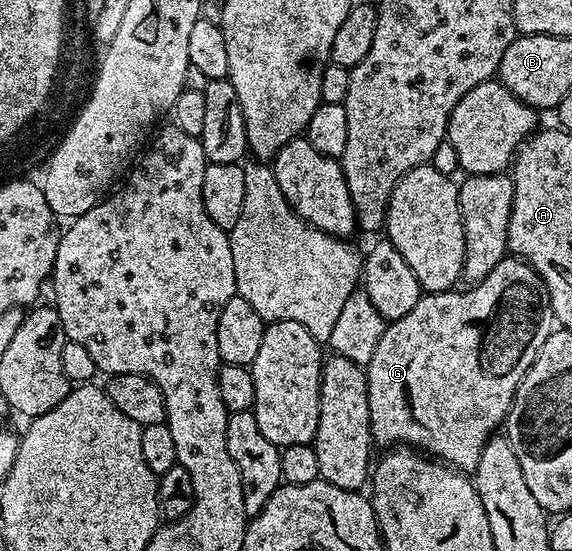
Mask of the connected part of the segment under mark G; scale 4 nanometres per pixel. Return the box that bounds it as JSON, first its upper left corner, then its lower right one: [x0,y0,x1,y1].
[366,254,554,474]

